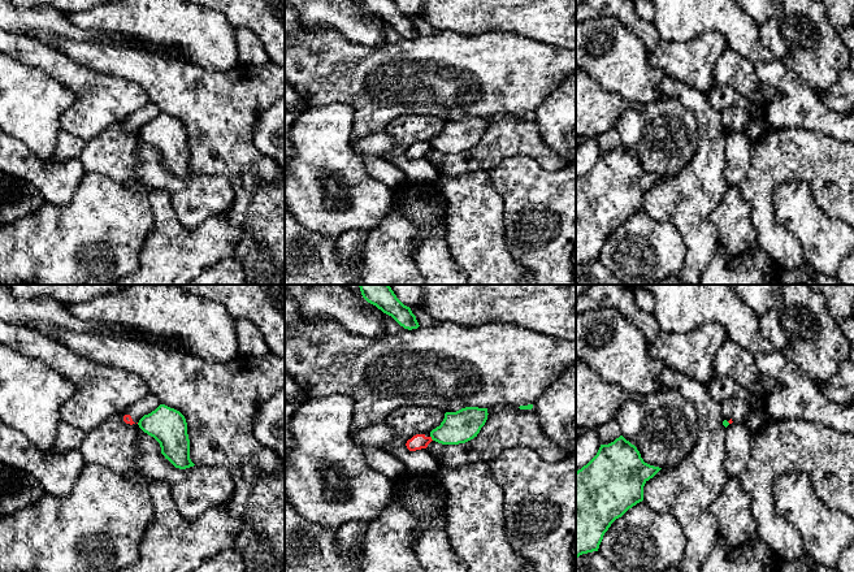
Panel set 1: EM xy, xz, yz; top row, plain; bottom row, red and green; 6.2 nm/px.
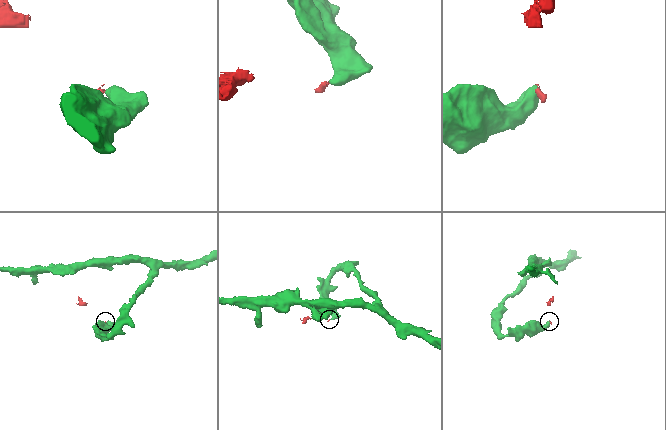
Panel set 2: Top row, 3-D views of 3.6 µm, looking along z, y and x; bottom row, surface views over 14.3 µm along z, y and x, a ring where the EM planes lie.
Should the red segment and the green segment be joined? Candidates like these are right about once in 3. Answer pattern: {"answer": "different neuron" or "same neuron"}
{"answer": "different neuron"}

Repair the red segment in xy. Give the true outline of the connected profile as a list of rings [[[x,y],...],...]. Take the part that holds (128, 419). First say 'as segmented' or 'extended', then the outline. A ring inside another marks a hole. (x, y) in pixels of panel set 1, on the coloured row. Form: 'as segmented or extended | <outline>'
extended | [[[148,396],[144,400],[140,400],[135,404],[133,404],[131,407],[129,407],[123,413],[123,421],[126,424],[136,424],[139,422],[139,420],[144,416],[151,413],[152,411],[155,411],[157,407],[160,406],[160,402],[153,398],[153,396]]]

